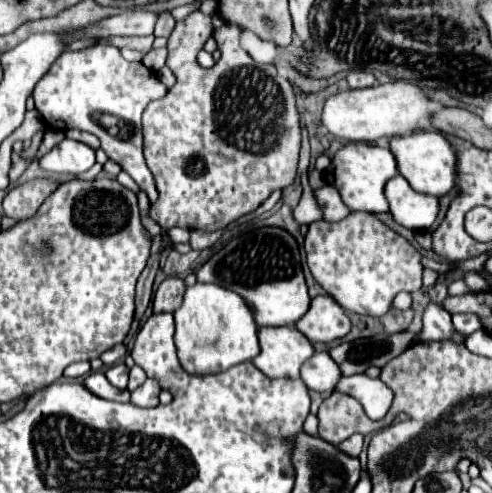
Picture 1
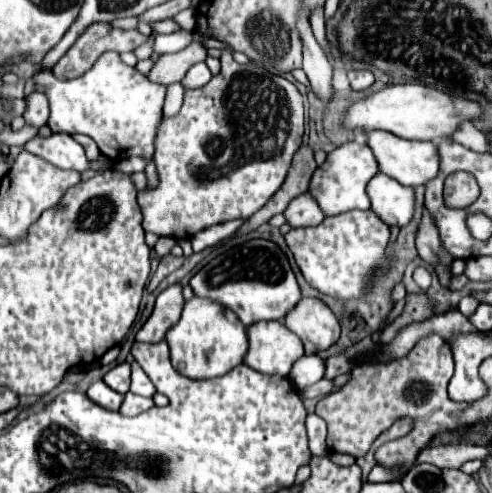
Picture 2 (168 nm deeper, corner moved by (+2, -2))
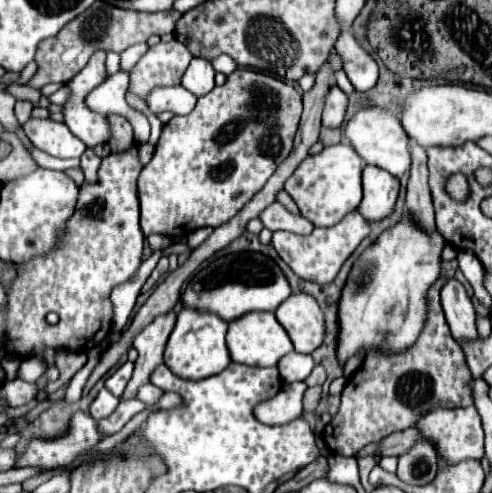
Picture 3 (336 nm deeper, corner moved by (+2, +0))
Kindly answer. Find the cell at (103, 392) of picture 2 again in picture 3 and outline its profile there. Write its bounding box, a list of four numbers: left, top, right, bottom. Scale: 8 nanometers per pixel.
[90,389,120,419]

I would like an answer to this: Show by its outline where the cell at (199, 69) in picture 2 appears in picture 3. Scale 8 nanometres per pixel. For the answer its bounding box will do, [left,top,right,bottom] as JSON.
[182,57,214,97]

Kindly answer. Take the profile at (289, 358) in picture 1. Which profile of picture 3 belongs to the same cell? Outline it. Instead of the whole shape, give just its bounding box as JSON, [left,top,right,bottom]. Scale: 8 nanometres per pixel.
[226,313,294,367]

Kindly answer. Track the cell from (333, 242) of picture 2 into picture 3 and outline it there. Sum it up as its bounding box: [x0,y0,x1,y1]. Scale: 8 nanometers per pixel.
[272,211,370,285]

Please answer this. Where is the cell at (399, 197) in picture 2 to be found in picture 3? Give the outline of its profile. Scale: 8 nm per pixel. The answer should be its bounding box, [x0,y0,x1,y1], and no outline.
[358,165,400,221]

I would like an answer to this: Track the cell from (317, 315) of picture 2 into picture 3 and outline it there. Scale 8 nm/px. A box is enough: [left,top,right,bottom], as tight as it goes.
[276,293,326,353]

